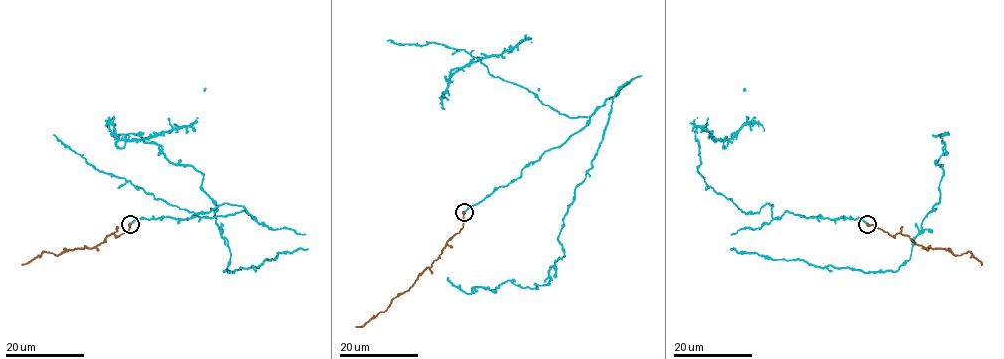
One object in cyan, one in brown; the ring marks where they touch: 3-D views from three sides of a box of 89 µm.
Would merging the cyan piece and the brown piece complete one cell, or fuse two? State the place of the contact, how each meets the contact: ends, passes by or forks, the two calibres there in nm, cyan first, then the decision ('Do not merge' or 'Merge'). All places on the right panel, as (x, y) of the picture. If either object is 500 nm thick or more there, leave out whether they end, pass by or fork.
Place: (867, 224). At the ring cyan ends. At the ring brown ends. Thickness 160 nm (cyan) against 460 nm. Merge

